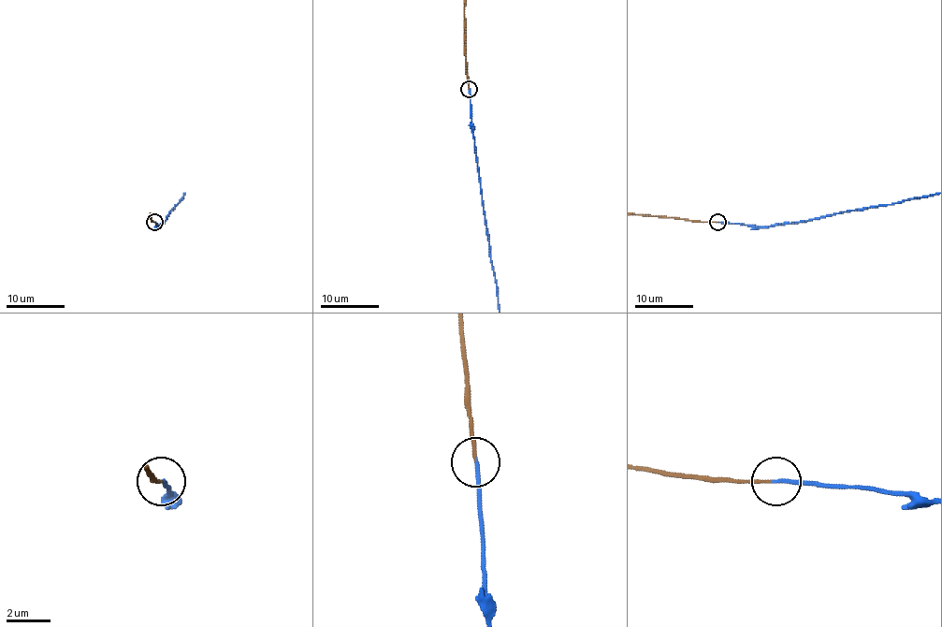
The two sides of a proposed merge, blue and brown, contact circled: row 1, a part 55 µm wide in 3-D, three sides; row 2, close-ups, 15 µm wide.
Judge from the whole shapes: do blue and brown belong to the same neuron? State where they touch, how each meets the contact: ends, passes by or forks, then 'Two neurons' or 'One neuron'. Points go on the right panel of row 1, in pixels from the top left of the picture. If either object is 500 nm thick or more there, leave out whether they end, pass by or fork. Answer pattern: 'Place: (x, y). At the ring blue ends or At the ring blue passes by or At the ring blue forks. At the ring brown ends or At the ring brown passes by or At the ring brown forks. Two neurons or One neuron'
Place: (717, 222). At the ring blue ends. At the ring brown ends. One neuron

